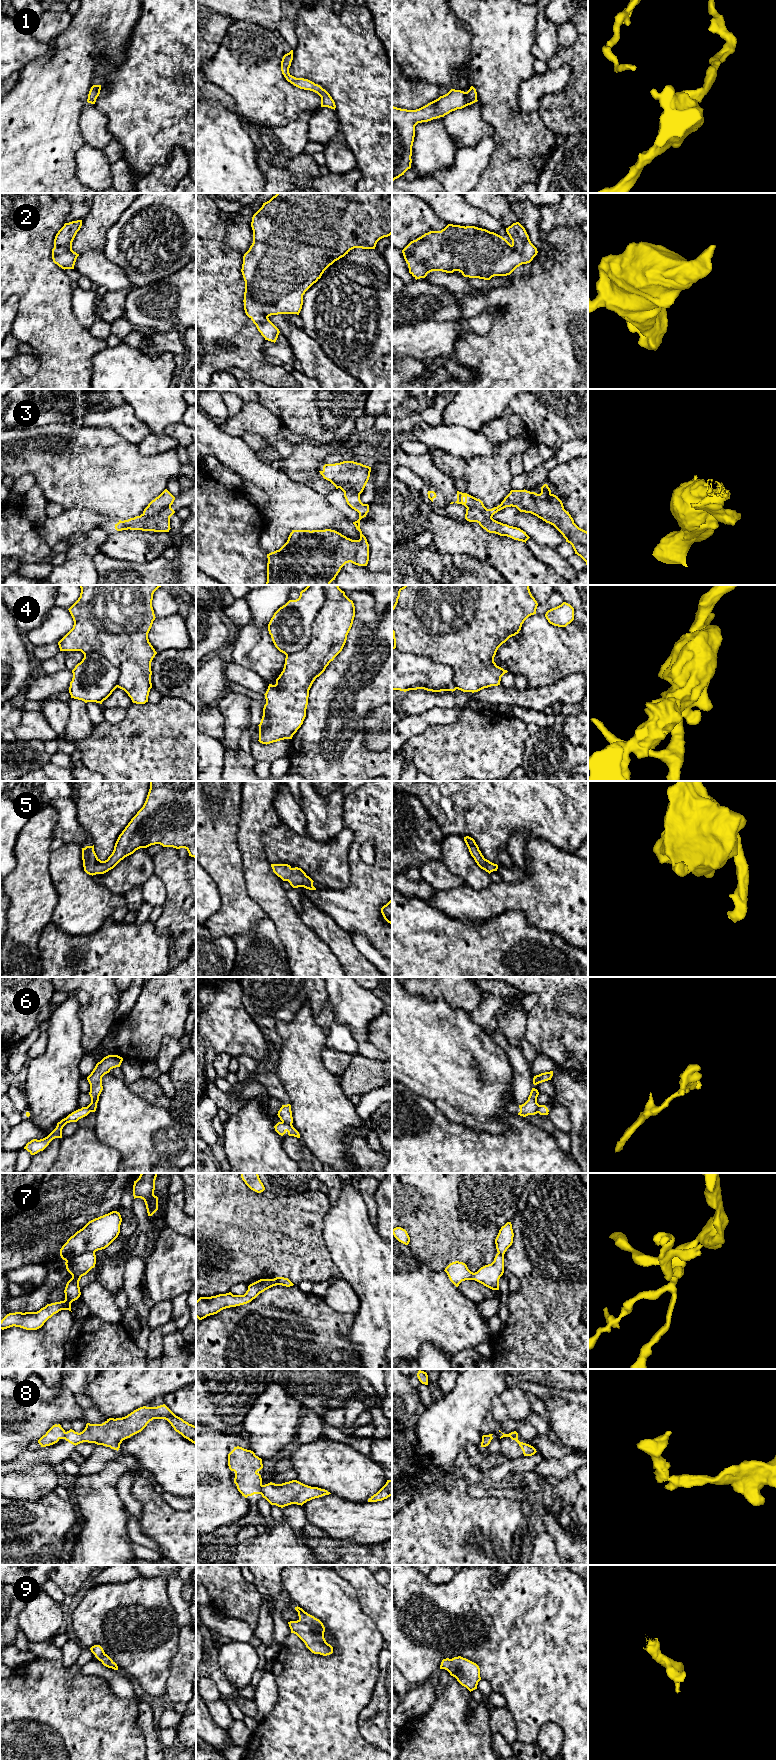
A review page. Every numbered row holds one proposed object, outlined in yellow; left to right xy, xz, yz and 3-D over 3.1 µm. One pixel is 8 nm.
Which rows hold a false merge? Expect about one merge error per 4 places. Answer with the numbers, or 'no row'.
3, 4, 6, 7, 8

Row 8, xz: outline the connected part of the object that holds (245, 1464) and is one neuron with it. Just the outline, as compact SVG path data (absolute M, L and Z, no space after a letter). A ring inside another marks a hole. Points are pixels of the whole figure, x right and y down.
M234 1447L228 1454L228 1466L235 1472L234 1483L238 1491L247 1498L261 1494L262 1478L258 1473L262 1468L262 1459L251 1450Z

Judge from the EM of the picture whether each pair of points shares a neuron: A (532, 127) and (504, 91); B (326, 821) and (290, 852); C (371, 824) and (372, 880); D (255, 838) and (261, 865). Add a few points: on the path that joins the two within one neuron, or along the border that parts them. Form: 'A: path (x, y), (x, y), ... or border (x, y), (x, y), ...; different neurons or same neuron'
A: path (521, 126), (504, 109), (504, 102); same neuron
B: border (307, 836), (320, 842), (332, 840); different neurons
C: path (381, 838), (380, 866); same neuron
D: path (255, 845), (255, 858); same neuron

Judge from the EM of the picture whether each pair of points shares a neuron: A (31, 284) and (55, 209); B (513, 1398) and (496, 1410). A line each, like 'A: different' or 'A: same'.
A: same
B: same

